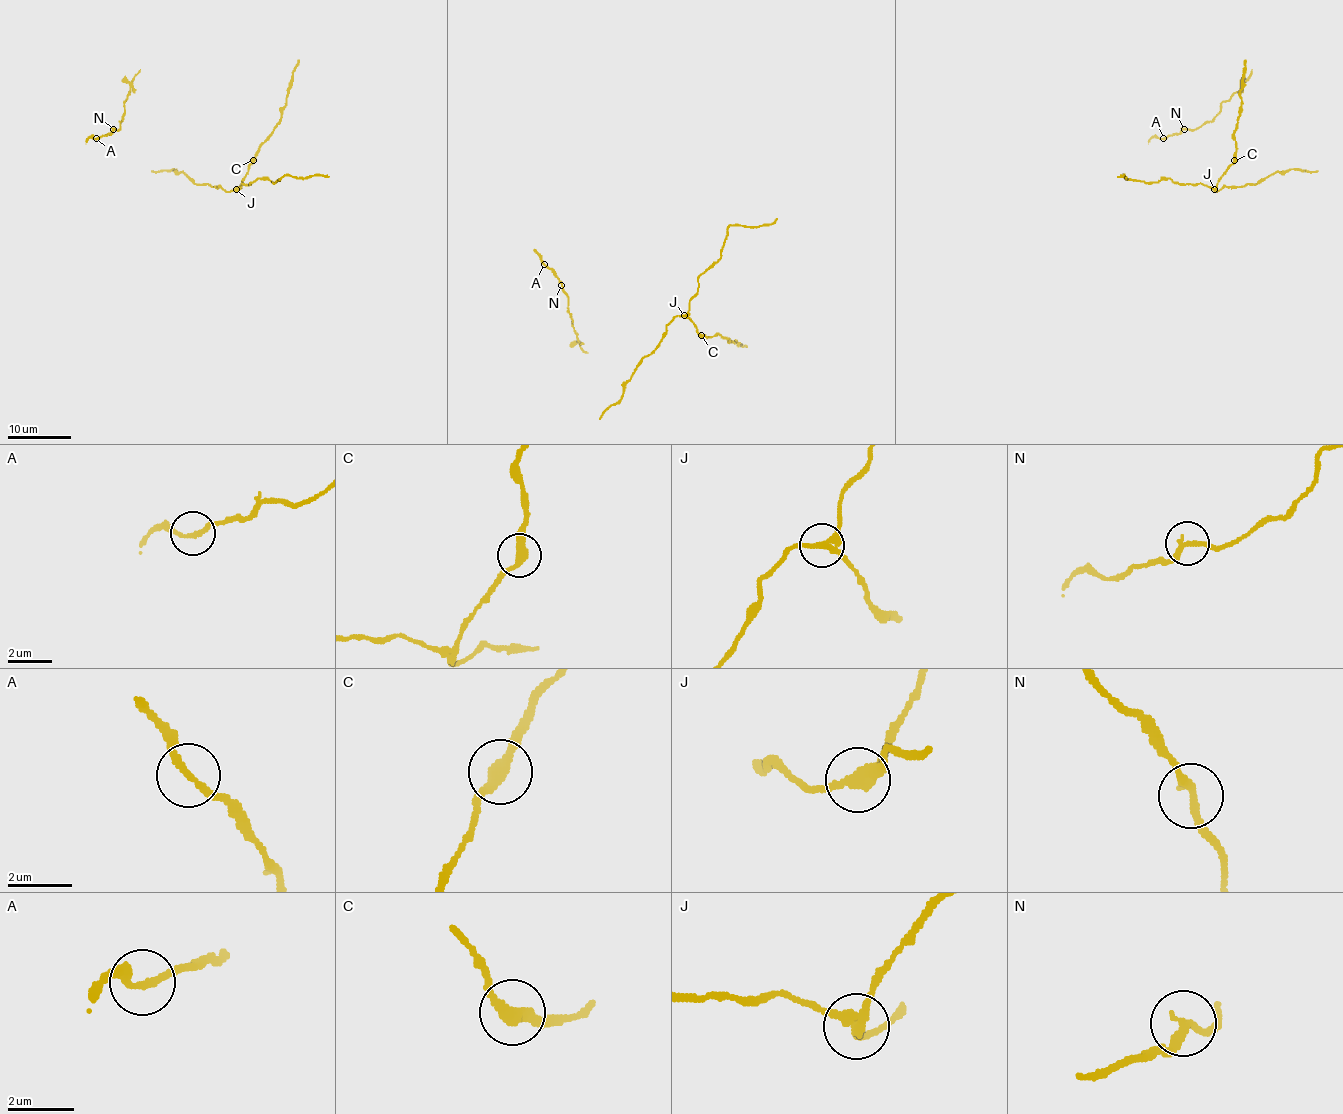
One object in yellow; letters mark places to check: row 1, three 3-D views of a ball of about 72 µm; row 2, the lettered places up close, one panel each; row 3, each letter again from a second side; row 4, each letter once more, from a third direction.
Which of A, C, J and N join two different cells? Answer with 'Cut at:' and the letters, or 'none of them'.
Cut at: J

